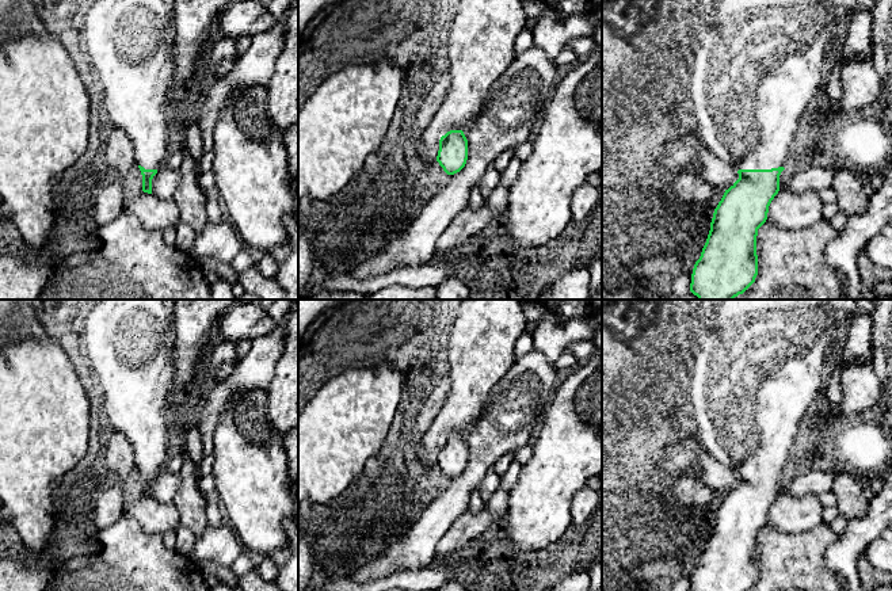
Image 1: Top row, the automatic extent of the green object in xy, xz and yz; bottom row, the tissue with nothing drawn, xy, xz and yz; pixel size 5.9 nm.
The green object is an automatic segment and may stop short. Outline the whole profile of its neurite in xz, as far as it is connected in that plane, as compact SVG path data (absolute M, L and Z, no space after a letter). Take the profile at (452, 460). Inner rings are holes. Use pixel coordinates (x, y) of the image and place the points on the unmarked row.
M450 434L439 443L437 465L447 478L460 476L468 464L468 443L462 434Z

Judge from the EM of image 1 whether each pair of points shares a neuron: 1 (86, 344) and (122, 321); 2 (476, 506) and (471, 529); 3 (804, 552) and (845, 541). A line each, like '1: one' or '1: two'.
1: one
2: two
3: two

